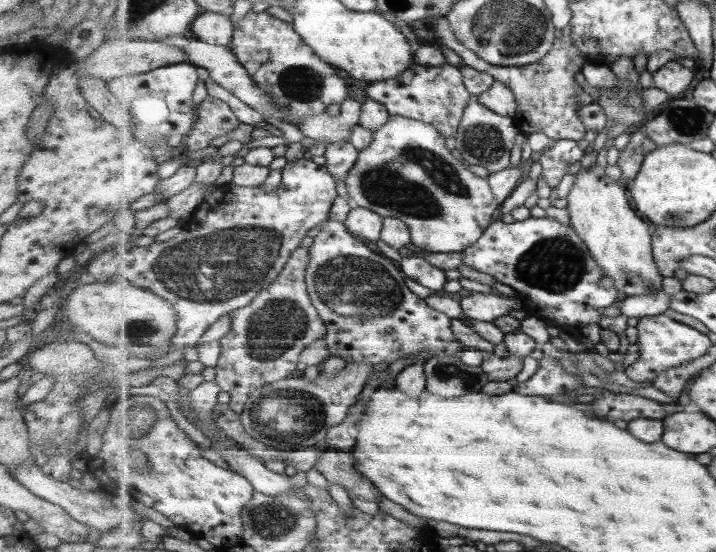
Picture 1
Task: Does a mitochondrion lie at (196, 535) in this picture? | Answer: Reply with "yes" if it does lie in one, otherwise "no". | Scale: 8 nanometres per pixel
no

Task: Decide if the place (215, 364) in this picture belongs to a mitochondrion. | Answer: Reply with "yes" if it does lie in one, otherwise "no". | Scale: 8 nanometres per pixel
no

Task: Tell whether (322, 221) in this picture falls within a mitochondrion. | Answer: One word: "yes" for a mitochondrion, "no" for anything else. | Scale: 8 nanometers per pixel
no

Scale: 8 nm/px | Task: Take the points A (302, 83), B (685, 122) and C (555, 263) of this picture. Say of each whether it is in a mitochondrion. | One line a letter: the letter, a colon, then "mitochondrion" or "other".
A: mitochondrion
B: mitochondrion
C: mitochondrion

